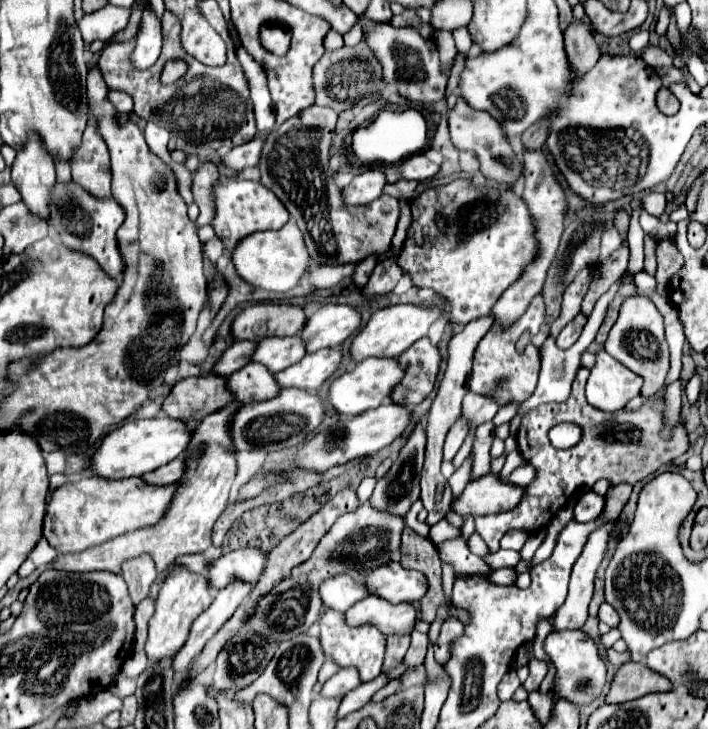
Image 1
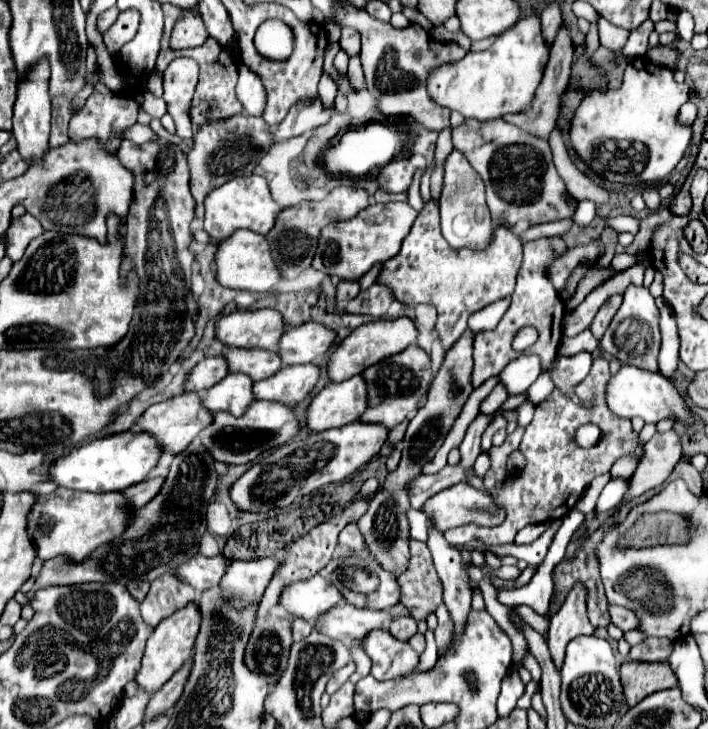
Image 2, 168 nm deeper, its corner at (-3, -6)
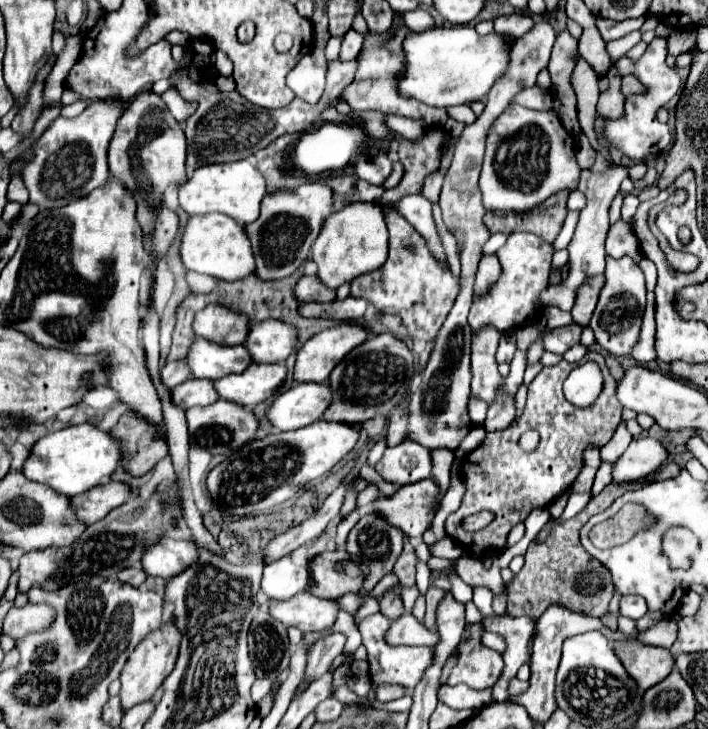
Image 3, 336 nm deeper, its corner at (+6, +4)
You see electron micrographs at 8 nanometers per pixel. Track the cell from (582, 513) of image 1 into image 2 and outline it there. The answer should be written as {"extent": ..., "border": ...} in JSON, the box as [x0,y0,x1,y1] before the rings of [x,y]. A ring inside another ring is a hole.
{"extent":[596,478,628,512],"border":[[[616,478],[616,480],[610,480],[604,490],[600,492],[598,496],[598,502],[596,502],[596,512],[606,512],[610,508],[614,508],[618,504],[618,500],[622,500],[624,492],[626,492],[626,484],[628,480],[622,480],[622,478]]]}

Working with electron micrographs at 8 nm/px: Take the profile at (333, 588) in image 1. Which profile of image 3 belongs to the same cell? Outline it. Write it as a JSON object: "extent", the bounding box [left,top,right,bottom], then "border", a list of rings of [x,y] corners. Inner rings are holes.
{"extent":[261,556,309,600],"border":[[[283,556],[275,562],[265,564],[261,590],[269,598],[287,600],[299,592],[305,592],[307,582],[309,582],[307,568],[293,564],[293,560],[289,556]]]}

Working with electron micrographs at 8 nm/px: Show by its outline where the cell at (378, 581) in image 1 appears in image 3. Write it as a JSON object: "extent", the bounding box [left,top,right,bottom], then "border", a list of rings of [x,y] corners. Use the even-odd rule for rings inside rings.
{"extent":[309,550,365,598],"border":[[[345,550],[323,552],[309,562],[309,592],[317,598],[339,598],[347,592],[357,592],[363,584],[365,572],[351,578],[345,568],[341,568],[341,560],[349,560]]]}

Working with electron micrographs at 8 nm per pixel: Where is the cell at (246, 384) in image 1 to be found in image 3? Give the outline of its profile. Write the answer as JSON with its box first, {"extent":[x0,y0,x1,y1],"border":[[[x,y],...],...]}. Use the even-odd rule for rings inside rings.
{"extent":[171,378,217,410],"border":[[[191,378],[191,380],[171,388],[171,400],[173,400],[173,404],[187,410],[191,406],[209,406],[209,404],[217,402],[217,392],[213,388],[213,382]]]}

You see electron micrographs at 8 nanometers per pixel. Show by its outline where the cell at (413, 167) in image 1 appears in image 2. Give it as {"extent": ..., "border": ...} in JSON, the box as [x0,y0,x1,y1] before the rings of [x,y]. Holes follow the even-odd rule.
{"extent":[380,158,416,192],"border":[[[408,158],[392,160],[380,170],[380,188],[386,192],[406,192],[414,180],[414,172],[416,168],[410,164]]]}

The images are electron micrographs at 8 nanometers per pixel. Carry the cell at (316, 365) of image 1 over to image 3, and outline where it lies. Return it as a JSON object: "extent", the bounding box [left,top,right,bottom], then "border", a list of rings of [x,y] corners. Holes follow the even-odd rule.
{"extent":[215,364,287,408],"border":[[[251,364],[241,374],[229,374],[229,378],[221,378],[215,382],[215,390],[219,398],[229,402],[237,402],[239,406],[253,408],[259,402],[271,398],[277,388],[283,384],[287,376],[287,368],[279,364]]]}

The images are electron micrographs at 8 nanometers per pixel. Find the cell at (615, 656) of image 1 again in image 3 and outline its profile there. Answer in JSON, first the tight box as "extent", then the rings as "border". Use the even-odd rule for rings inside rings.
{"extent":[637,620,677,648],"border":[[[663,620],[663,622],[651,626],[649,630],[641,632],[637,638],[639,638],[641,642],[653,644],[653,646],[671,648],[673,642],[677,640],[677,624],[673,624],[671,620]]]}

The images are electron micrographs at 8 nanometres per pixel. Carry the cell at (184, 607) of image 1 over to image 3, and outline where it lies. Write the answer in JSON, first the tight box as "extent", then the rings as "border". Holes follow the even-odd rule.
{"extent":[119,620,181,712],"border":[[[169,620],[163,628],[159,628],[157,632],[149,634],[135,650],[133,654],[129,656],[123,672],[121,672],[121,692],[119,692],[119,698],[121,698],[121,706],[123,706],[123,712],[141,704],[141,702],[147,702],[155,696],[155,692],[161,688],[163,680],[171,674],[173,666],[175,666],[175,660],[177,660],[177,654],[179,654],[179,642],[181,642],[181,634],[179,630],[175,628],[173,620]]]}

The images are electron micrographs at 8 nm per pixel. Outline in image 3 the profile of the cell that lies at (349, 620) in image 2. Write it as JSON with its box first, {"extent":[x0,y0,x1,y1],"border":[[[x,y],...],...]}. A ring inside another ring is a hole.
{"extent":[269,592,339,634],"border":[[[301,592],[289,600],[271,600],[269,614],[285,626],[295,626],[303,634],[313,630],[325,630],[333,626],[339,606],[333,600],[317,598],[309,592]]]}

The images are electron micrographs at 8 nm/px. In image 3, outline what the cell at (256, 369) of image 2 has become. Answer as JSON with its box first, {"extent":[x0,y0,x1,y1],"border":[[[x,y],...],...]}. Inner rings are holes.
{"extent":[187,338,251,380],"border":[[[195,338],[189,346],[187,364],[195,378],[217,380],[243,372],[251,364],[251,356],[243,344],[221,346],[205,338]]]}

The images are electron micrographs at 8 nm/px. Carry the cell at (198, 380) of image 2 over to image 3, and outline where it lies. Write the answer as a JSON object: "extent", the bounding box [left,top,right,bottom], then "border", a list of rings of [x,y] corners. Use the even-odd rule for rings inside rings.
{"extent":[159,360,191,388],"border":[[[179,360],[179,362],[167,362],[161,372],[159,372],[159,378],[161,378],[161,384],[167,386],[167,388],[173,388],[185,380],[191,378],[191,370],[187,366],[185,360]]]}

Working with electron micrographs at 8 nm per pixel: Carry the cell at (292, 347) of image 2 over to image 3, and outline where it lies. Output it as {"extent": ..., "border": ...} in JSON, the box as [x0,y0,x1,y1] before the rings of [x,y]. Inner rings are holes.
{"extent":[245,318,297,364],"border":[[[273,318],[251,324],[245,340],[245,348],[249,350],[255,364],[285,362],[295,344],[297,328]]]}

